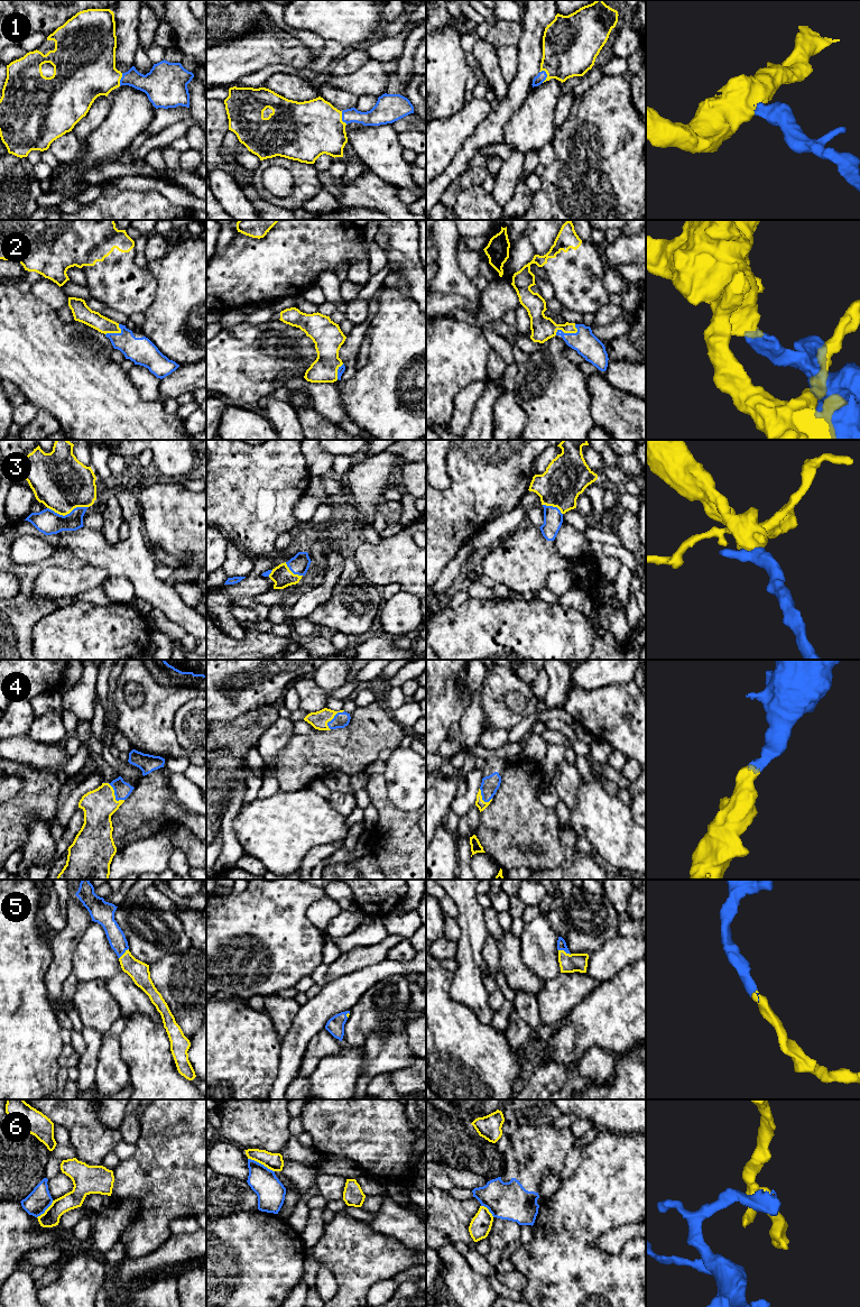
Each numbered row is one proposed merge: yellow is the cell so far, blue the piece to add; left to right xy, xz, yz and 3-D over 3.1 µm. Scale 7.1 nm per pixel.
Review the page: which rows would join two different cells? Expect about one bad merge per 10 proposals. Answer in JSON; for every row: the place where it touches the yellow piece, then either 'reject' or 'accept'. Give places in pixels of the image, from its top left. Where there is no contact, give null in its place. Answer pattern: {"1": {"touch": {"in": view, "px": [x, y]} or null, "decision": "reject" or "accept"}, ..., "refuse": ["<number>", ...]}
{"1": {"touch": {"in": "yz", "px": [547, 76]}, "decision": "accept"}, "2": {"touch": {"in": "yz", "px": [566, 332]}, "decision": "accept"}, "3": {"touch": {"in": "xy", "px": [67, 513]}, "decision": "accept"}, "4": {"touch": {"in": "xy", "px": [114, 795]}, "decision": "accept"}, "5": {"touch": {"in": "yz", "px": [565, 953]}, "decision": "accept"}, "6": {"touch": {"in": "xz", "px": [261, 1163]}, "decision": "reject"}, "refuse": ["6"]}

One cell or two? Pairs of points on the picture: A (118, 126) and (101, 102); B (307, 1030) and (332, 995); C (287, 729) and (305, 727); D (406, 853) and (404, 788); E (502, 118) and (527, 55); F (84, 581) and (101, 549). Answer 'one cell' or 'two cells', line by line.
A: two cells
B: one cell
C: two cells
D: two cells
E: one cell
F: two cells

